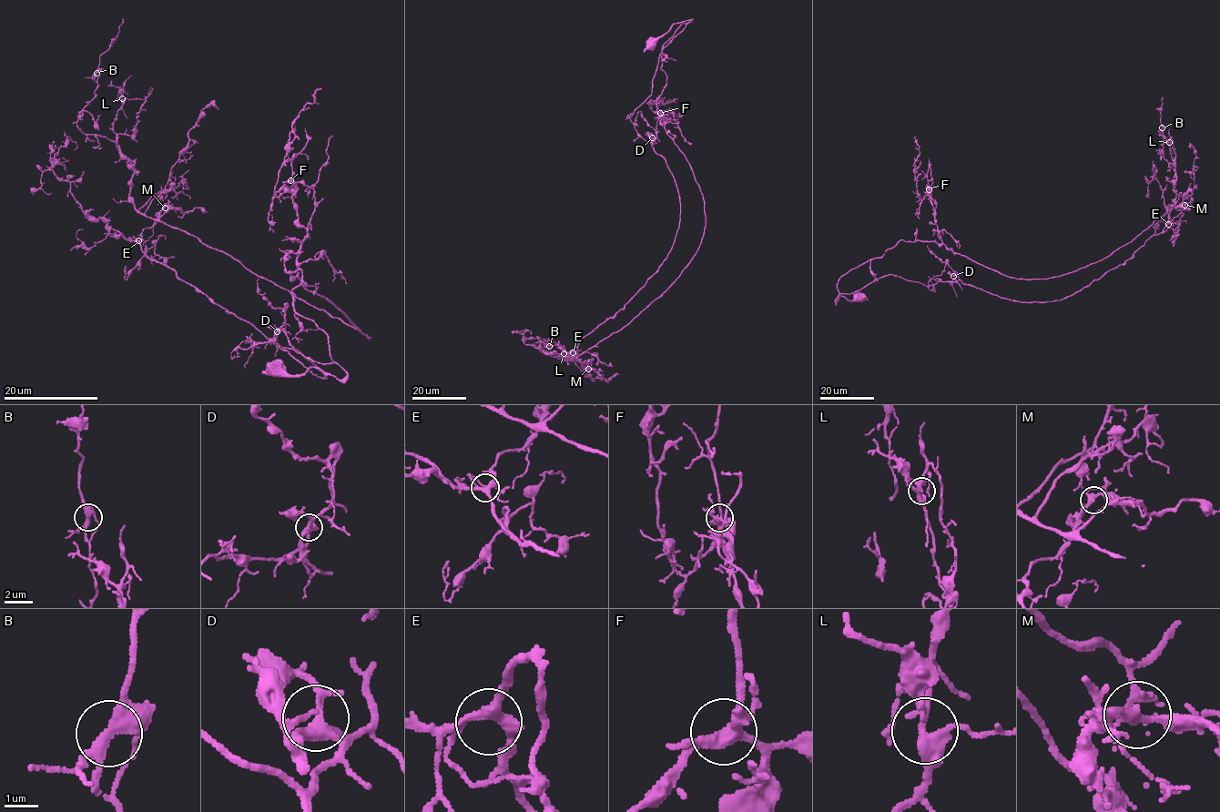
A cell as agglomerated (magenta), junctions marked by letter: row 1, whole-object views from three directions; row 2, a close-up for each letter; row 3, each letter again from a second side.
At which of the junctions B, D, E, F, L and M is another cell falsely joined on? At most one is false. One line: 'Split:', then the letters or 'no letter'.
Split: F

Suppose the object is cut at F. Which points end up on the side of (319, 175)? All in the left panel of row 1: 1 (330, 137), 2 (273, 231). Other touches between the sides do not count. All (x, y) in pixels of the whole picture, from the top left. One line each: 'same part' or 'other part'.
1: same part
2: other part

